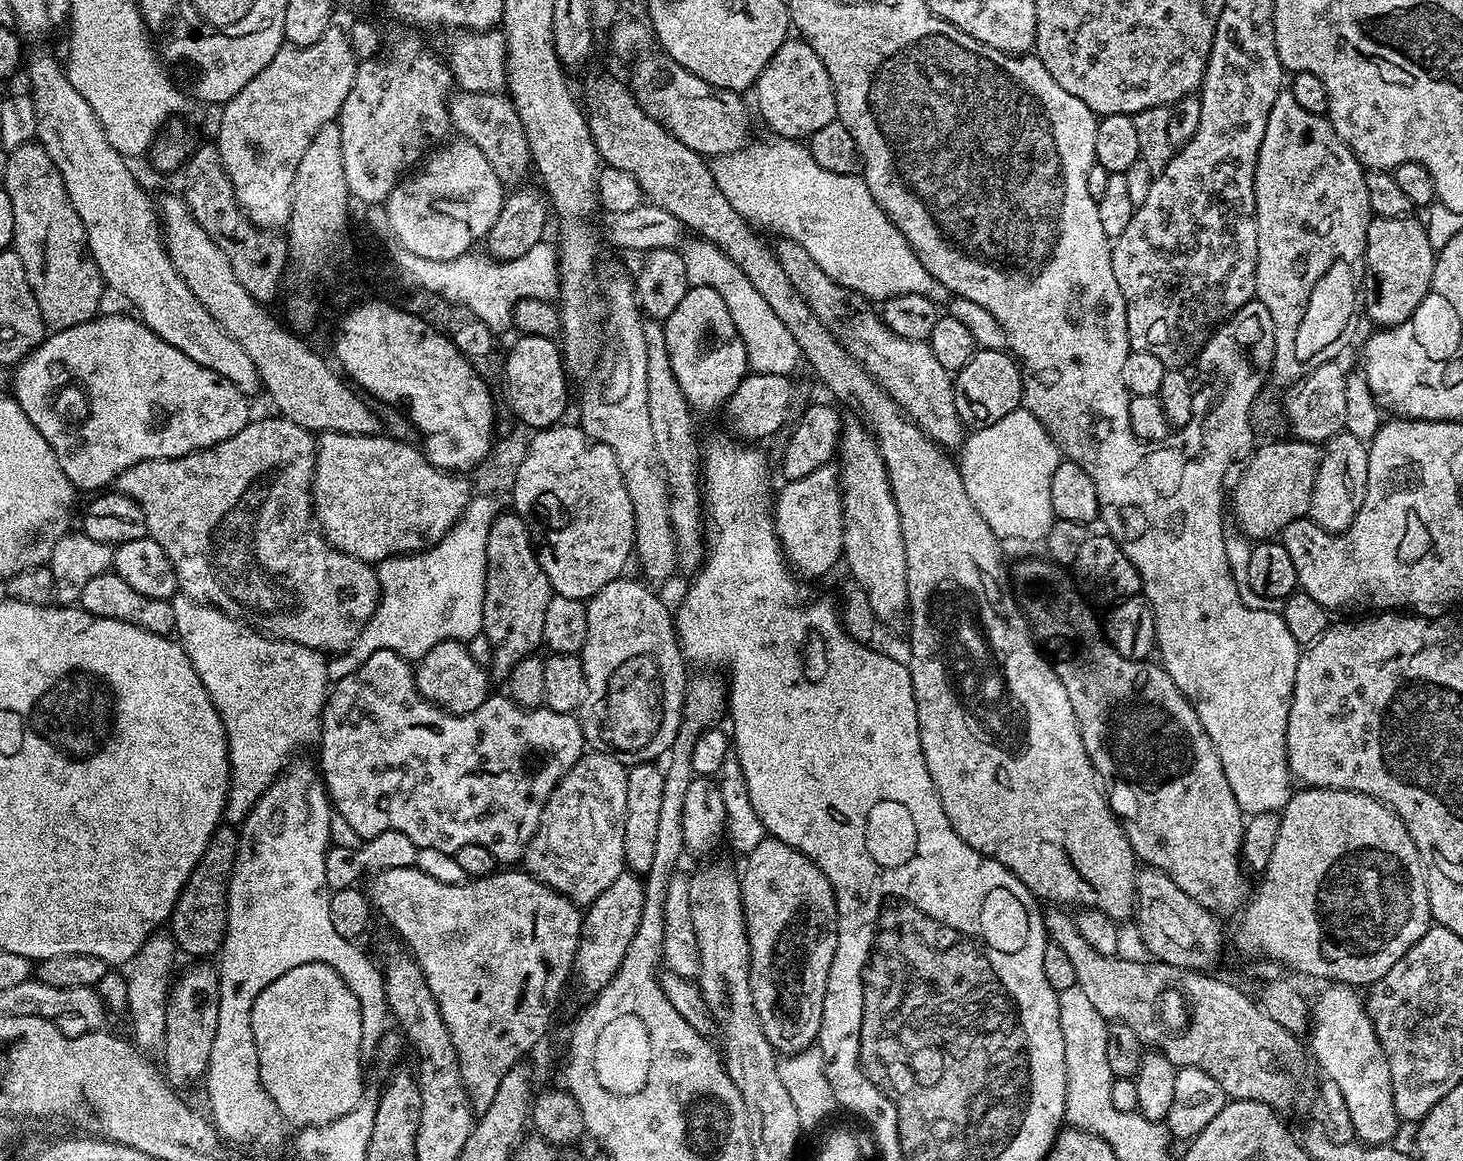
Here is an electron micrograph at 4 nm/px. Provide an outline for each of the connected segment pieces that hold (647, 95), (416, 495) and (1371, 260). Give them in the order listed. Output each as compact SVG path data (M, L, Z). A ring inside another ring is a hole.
M656 56L646 57L644 64L637 66L636 73L633 74L632 80L630 79L630 87L633 96L646 114L674 134L683 145L689 146L700 155L724 155L745 147L750 130L750 118L743 102L744 98L739 93L725 88L713 88L712 84L698 78L678 62L664 58L659 60Z
M325 432L319 437L316 445L316 473L312 476L312 507L314 509L314 519L323 532L324 537L338 550L342 550L347 556L353 556L359 560L369 562L379 562L387 560L389 556L397 554L411 554L413 552L423 552L426 548L431 548L437 544L442 537L450 531L452 525L460 519L464 508L470 499L467 479L456 474L449 474L443 468L435 468L428 457L415 443L404 444L402 441L394 441L385 434L374 436L359 436L358 434L342 434L341 432Z
M1411 215L1398 218L1377 216L1368 222L1368 249L1364 252L1364 290L1362 304L1368 308L1368 316L1376 326L1391 326L1413 319L1424 299L1429 299L1432 291L1432 275L1436 269L1437 249L1432 248L1432 240L1428 232L1412 220Z

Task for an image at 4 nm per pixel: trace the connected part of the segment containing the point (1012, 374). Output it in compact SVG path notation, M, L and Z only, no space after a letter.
M980 348L954 376L954 402L960 415L960 423L969 429L985 428L998 418L1006 418L1021 407L1024 398L1024 377L1022 369L1007 351L999 352Z

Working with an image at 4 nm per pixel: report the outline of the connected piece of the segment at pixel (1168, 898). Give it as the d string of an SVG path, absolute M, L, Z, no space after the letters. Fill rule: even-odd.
M1148 866L1136 873L1136 903L1134 905L1134 921L1140 931L1140 940L1144 948L1149 952L1153 961L1161 964L1169 964L1175 968L1189 970L1212 970L1212 967L1220 960L1220 951L1226 944L1226 936L1220 933L1216 925L1217 917L1209 912L1207 907L1198 902L1190 894L1184 892L1182 886L1168 877L1167 872L1161 872L1159 867Z

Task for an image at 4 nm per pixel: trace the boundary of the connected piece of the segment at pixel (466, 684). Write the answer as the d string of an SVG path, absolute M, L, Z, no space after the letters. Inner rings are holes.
M459 640L438 642L419 660L414 671L417 692L431 704L446 712L453 712L455 716L478 710L478 706L482 706L482 702L490 695L490 676L485 665L474 662L467 643Z

